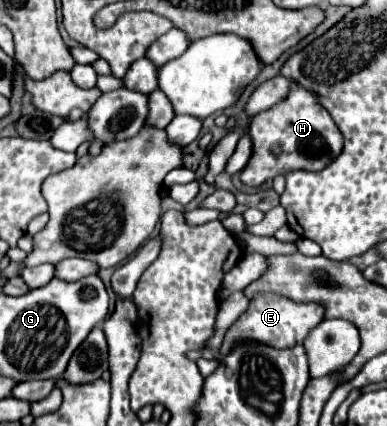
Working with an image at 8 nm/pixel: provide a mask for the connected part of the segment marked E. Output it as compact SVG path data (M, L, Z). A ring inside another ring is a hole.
M272 292L254 294L248 310L228 328L224 342L220 346L220 356L224 358L224 354L228 354L232 346L240 346L240 342L260 342L278 350L294 348L298 344L304 344L308 330L316 328L322 320L324 320L324 304L320 302L294 302L290 298Z

